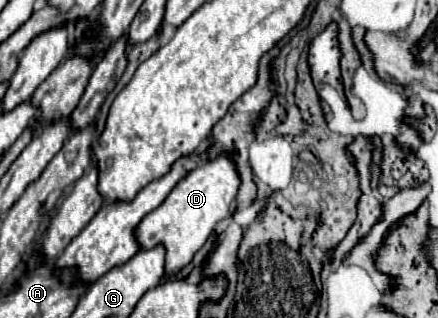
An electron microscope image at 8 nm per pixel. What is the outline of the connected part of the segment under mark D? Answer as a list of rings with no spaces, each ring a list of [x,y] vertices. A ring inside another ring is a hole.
[[[226,151],[220,153],[216,159],[204,161],[196,167],[186,179],[182,179],[166,201],[148,213],[136,229],[136,237],[142,249],[150,249],[158,243],[166,245],[166,275],[180,271],[188,265],[194,253],[206,243],[206,239],[214,233],[216,225],[228,217],[230,205],[236,199],[240,187],[240,175],[234,157]]]

